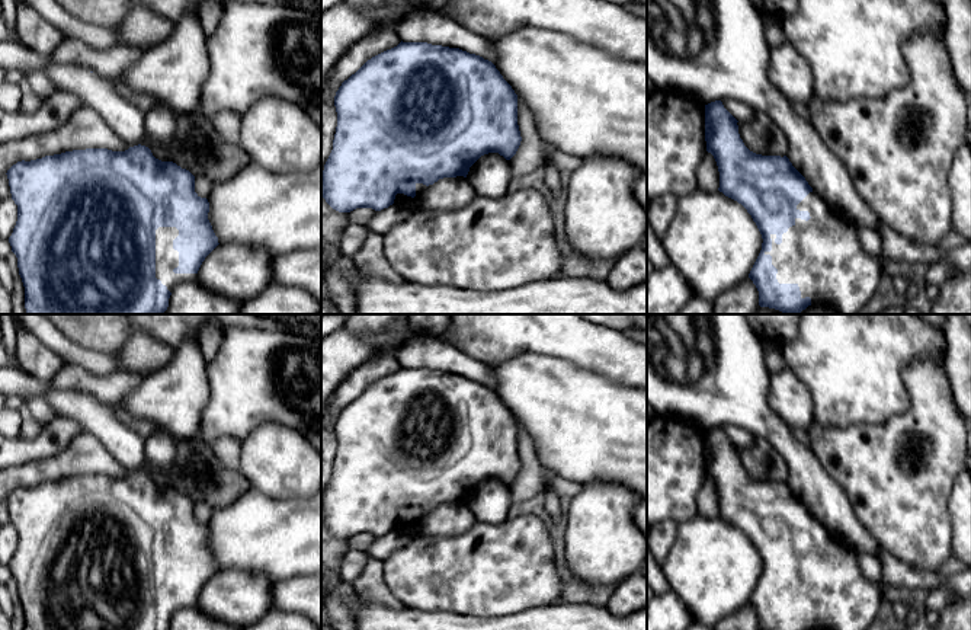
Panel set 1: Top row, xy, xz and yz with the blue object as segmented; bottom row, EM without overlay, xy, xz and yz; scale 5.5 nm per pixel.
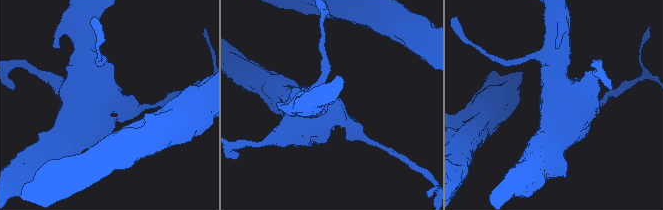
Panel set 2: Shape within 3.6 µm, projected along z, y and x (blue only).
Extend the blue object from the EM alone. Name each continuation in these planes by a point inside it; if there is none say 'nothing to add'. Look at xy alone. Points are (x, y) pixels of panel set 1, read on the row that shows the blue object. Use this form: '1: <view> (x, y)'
1: xy (166, 258)

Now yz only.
1: yz (823, 255)

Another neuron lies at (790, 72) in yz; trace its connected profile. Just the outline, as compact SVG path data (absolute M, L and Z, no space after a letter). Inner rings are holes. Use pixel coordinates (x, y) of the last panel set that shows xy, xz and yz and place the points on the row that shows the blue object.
M789 41L770 47L767 77L791 105L807 105L814 97L811 68Z

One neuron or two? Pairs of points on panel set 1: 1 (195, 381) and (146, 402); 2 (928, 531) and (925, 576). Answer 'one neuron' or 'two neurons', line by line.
1: one neuron
2: two neurons

